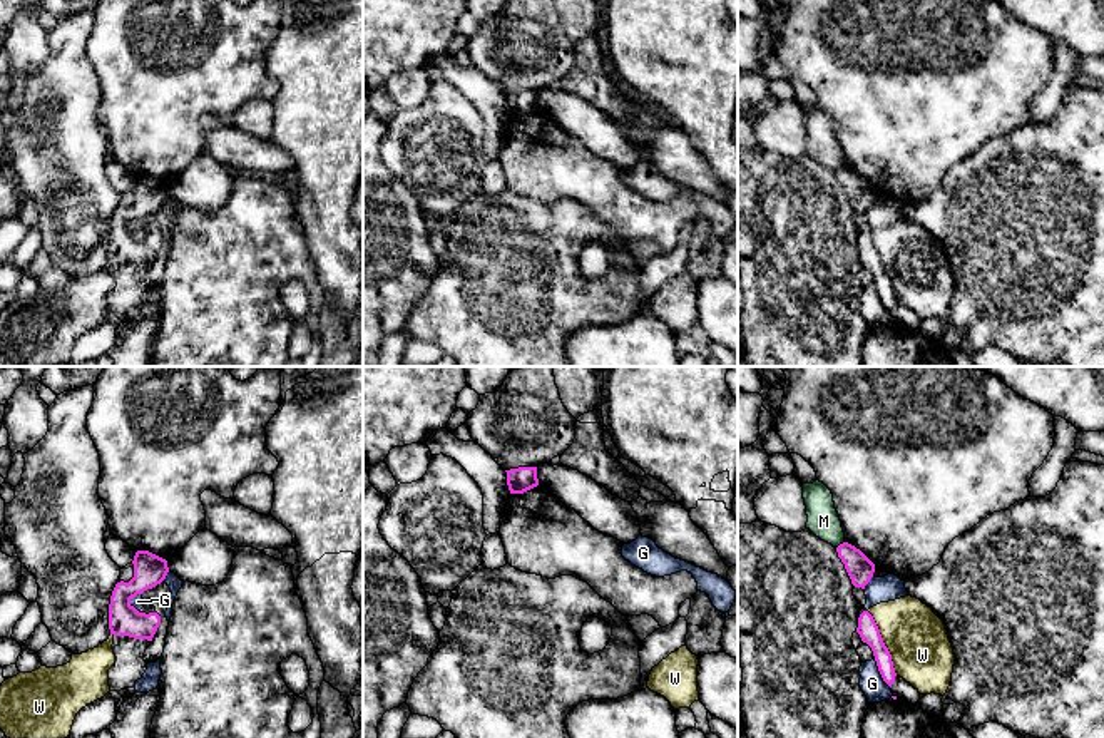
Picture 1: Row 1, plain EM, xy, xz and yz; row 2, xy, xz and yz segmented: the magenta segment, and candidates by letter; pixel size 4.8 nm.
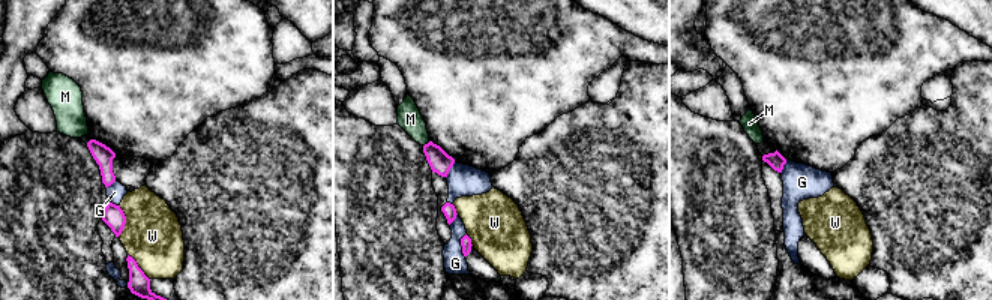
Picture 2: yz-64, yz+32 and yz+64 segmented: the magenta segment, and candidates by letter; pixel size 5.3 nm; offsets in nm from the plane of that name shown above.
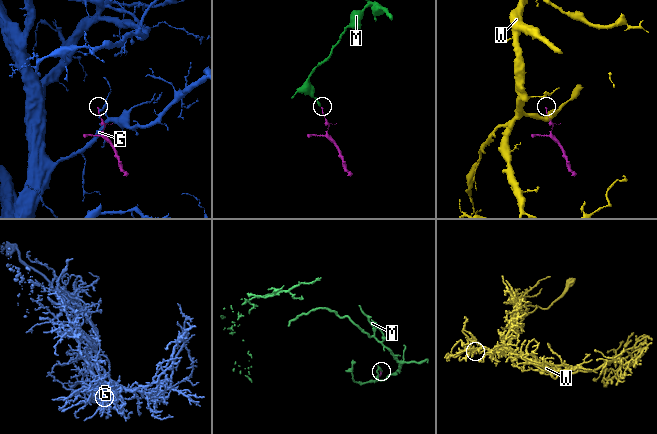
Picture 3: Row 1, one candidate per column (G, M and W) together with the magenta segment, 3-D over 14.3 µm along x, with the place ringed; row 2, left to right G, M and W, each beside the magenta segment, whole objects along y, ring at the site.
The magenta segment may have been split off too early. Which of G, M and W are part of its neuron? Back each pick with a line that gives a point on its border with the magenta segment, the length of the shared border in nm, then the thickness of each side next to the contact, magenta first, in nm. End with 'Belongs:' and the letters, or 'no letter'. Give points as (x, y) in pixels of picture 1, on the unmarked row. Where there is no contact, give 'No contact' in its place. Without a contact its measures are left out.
Belongs: no letter

